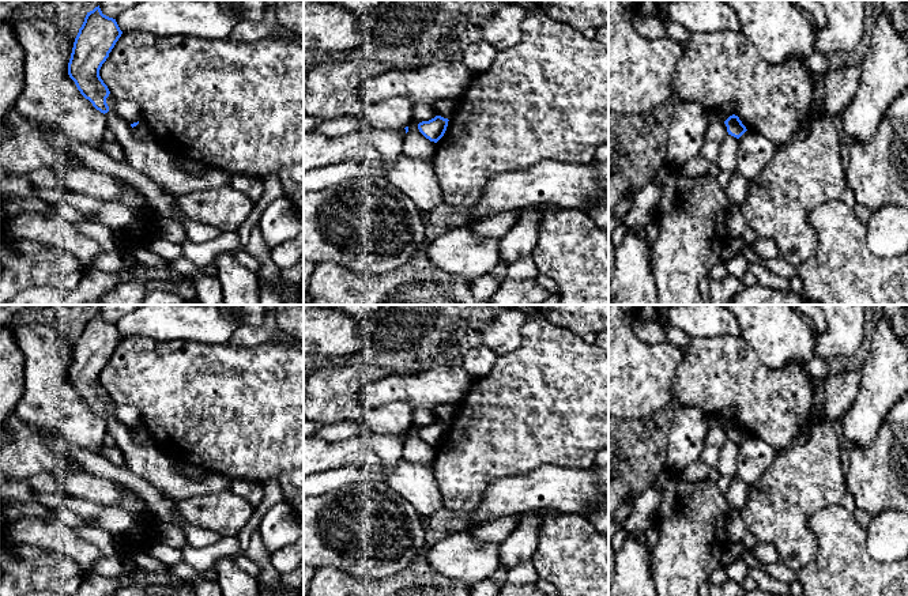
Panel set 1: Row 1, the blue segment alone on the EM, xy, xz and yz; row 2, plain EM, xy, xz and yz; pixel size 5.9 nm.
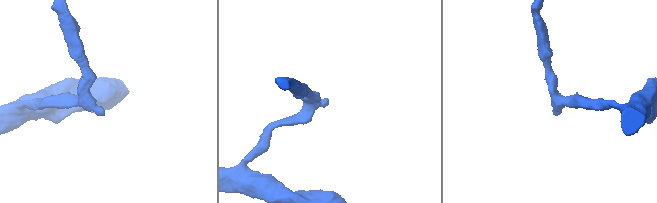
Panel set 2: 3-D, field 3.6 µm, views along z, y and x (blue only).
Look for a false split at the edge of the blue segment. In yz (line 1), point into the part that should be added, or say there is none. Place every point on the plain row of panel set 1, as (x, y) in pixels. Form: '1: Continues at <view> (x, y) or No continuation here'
1: No continuation here

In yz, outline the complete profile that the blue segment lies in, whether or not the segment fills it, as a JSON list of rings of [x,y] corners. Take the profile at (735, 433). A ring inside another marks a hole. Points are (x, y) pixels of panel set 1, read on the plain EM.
[[[732,419],[724,426],[728,440],[739,444],[747,434],[738,420]]]

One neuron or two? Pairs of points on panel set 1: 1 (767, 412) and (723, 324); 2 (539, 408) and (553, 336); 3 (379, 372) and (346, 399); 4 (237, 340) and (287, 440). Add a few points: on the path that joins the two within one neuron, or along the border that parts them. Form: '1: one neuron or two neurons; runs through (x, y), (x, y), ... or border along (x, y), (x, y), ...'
1: two neurons; border along (739, 336), (714, 335), (697, 338)
2: one neuron; runs through (553, 391), (553, 354)
3: one neuron; runs through (369, 372), (350, 389)
4: two neurons; border along (270, 339), (255, 346), (230, 346), (226, 343)

